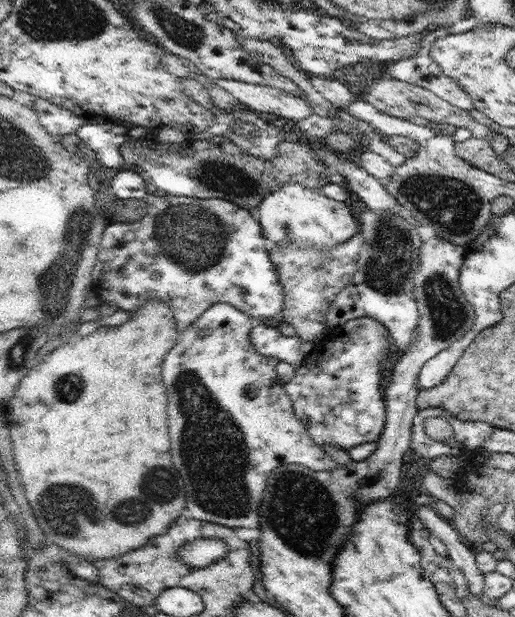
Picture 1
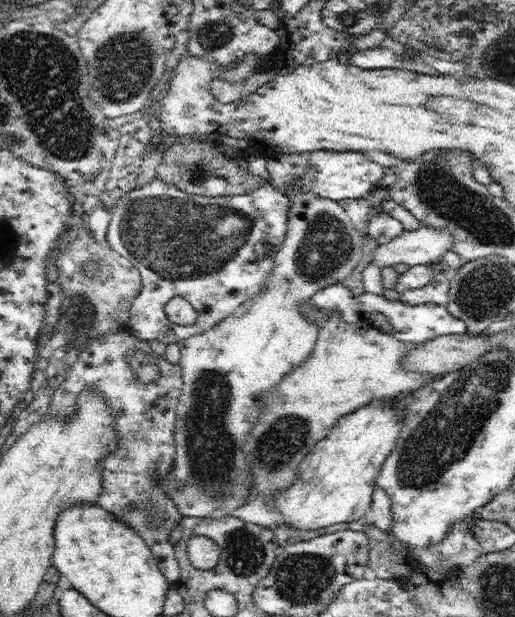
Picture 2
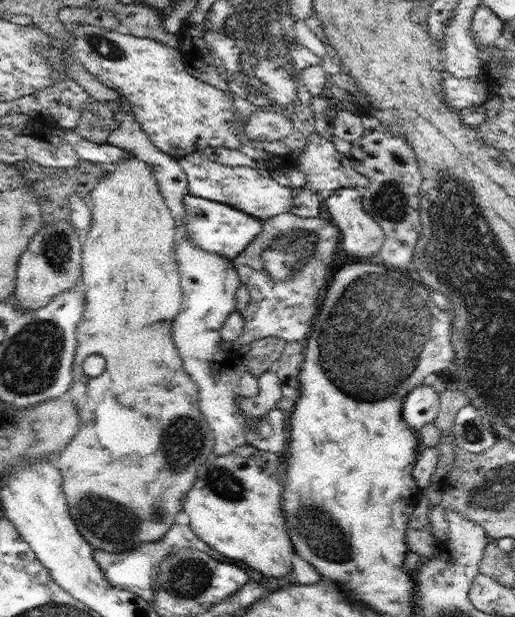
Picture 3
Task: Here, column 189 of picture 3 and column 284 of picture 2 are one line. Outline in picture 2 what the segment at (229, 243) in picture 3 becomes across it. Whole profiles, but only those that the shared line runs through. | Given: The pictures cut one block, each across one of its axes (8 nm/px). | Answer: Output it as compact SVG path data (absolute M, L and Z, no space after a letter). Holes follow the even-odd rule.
M262 156L248 158L250 172L262 174L261 178L265 180L261 187L248 194L218 197L190 195L155 177L142 187L134 187L117 200L111 209L105 241L112 250L130 258L132 265L140 271L143 284L140 294L131 303L126 333L144 342L159 340L166 345L178 343L217 326L262 292L262 285L272 275L274 258L286 236L288 209L291 205L286 193L272 183L266 162ZM174 296L184 298L194 307L196 324L183 326L168 320L164 307Z

